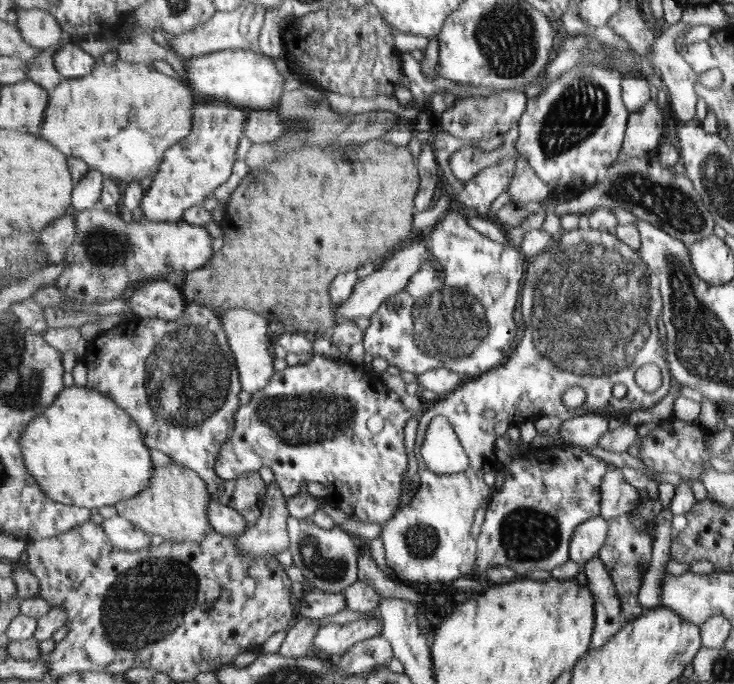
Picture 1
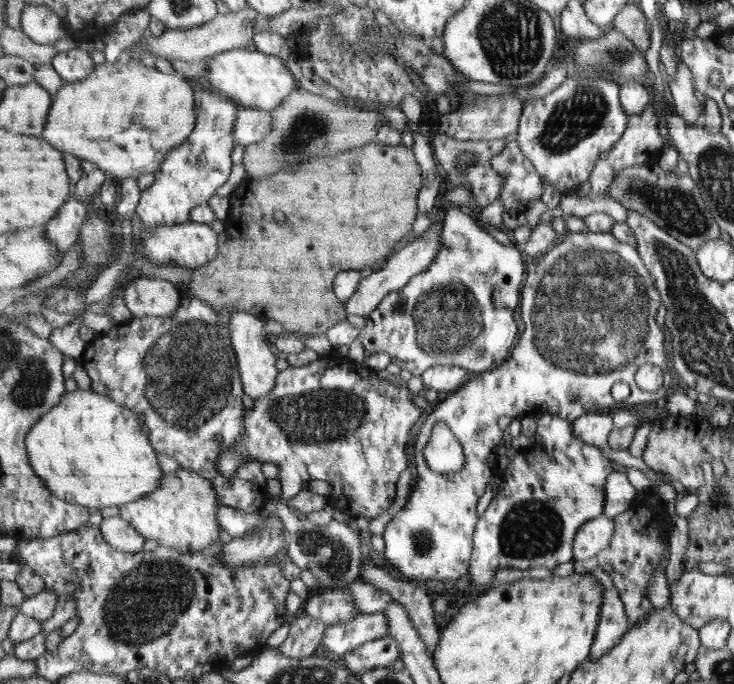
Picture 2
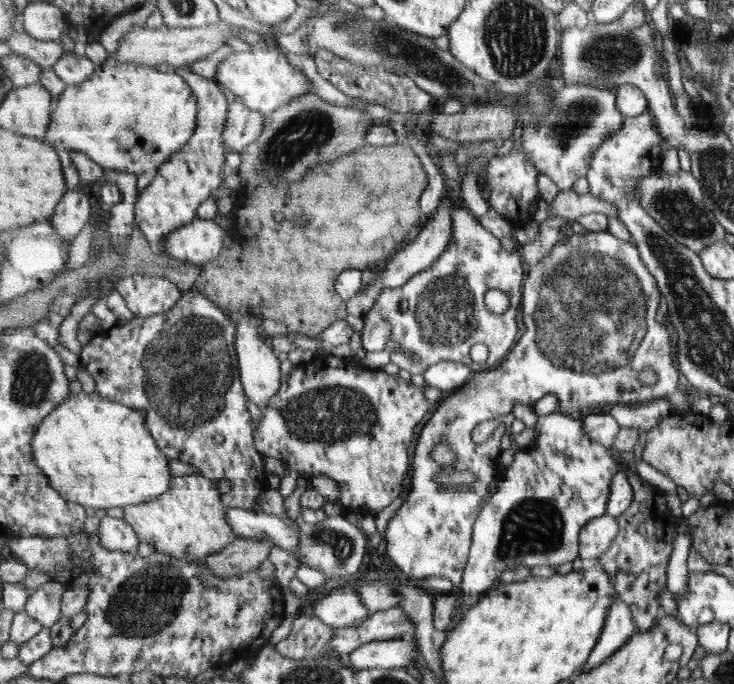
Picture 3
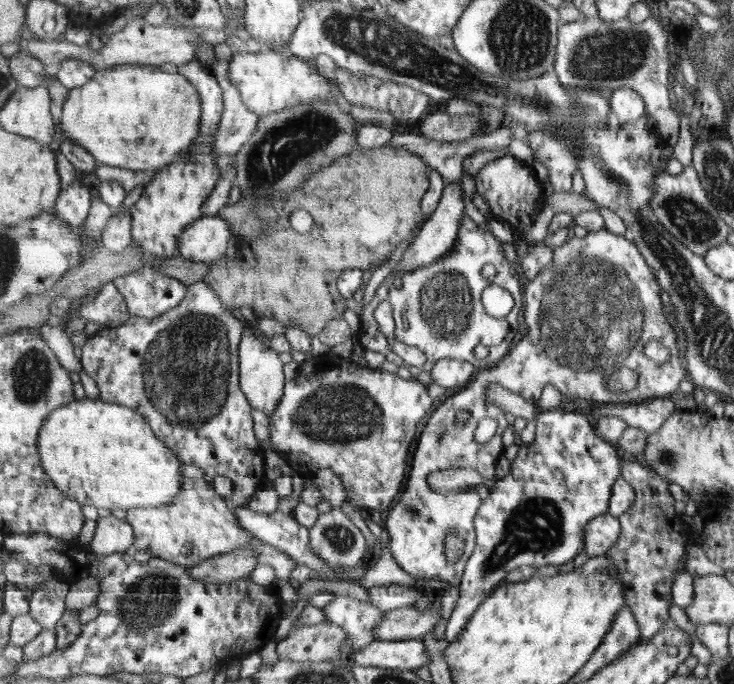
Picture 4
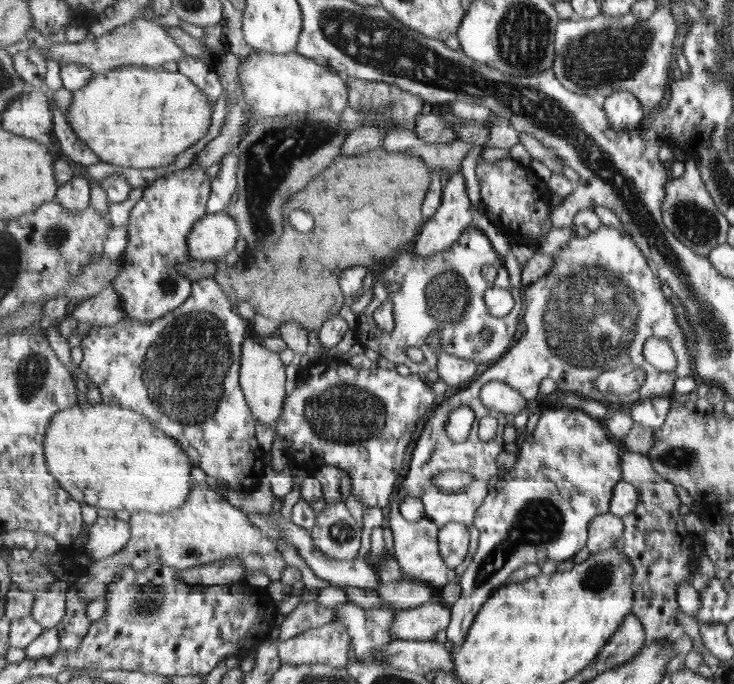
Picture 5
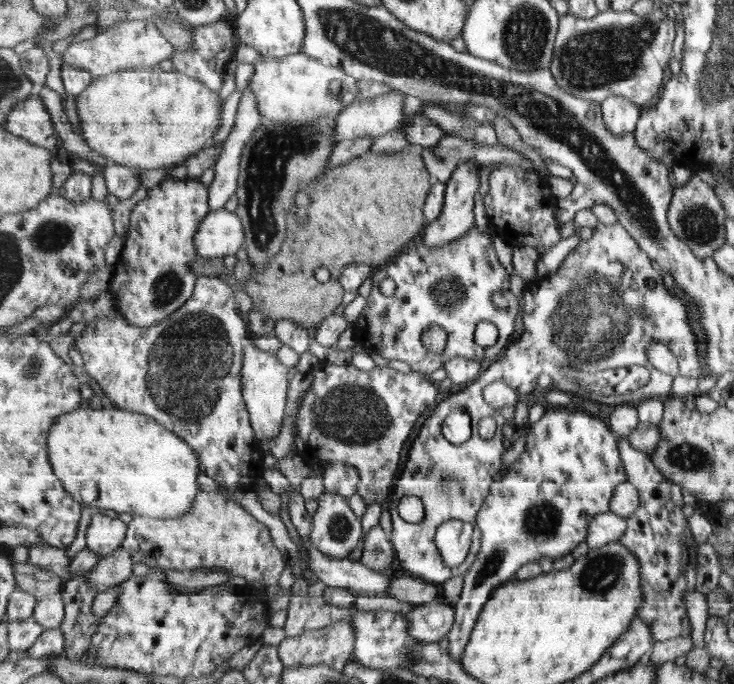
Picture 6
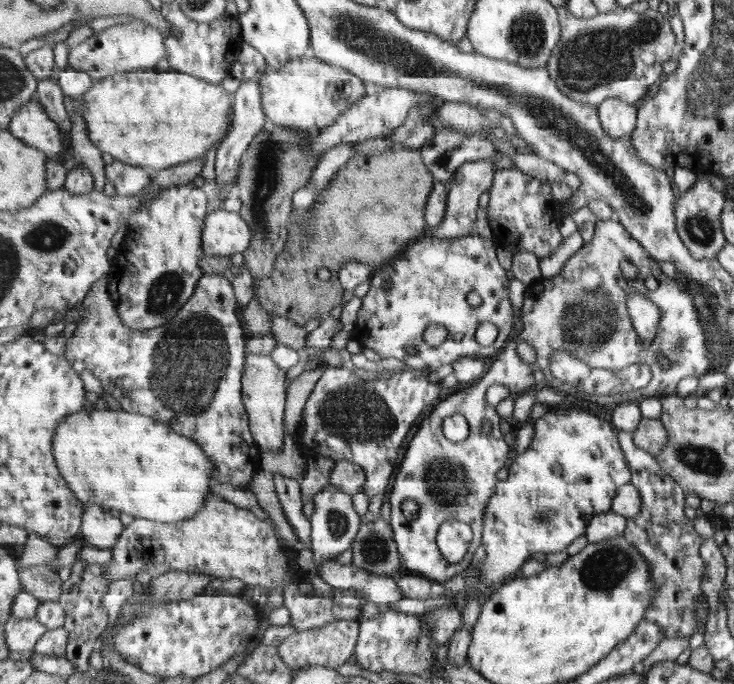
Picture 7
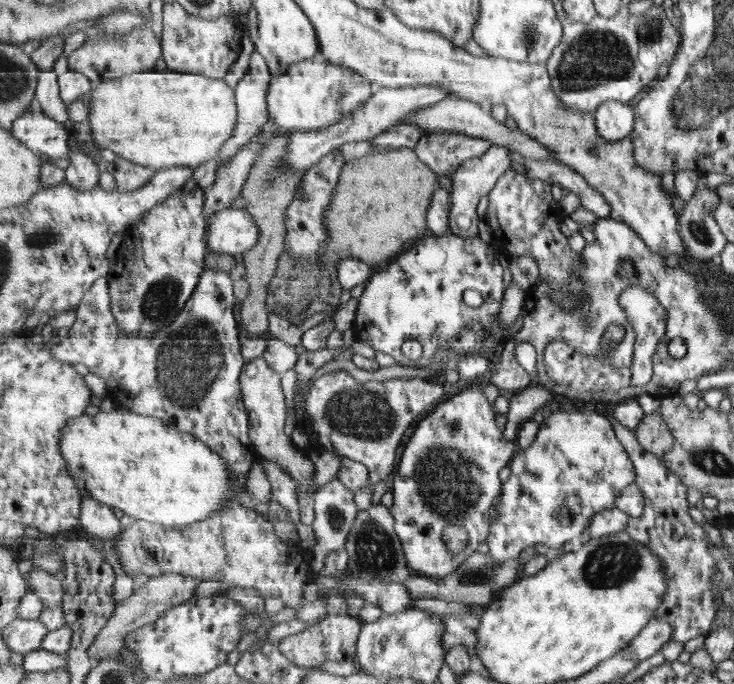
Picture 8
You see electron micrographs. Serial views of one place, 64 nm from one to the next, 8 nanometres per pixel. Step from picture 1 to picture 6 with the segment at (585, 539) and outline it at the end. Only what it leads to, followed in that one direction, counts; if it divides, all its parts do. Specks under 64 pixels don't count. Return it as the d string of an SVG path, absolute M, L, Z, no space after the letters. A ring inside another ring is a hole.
M610 510L595 516L589 525L586 544L590 548L599 548L611 541L620 540L626 535L628 522L625 517Z

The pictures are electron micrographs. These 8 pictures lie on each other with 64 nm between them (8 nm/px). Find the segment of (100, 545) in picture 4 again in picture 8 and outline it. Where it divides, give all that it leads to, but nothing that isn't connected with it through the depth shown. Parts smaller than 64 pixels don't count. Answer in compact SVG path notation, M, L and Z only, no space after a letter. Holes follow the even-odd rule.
M82 496L81 530L101 542L113 546L121 531L121 522L115 516L111 506L91 498Z

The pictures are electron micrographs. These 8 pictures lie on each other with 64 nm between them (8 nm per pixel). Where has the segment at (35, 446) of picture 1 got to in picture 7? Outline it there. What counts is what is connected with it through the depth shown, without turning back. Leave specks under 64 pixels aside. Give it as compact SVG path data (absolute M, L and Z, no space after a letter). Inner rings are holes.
M98 408L94 411L81 410L73 413L67 418L63 419L57 431L55 431L55 460L59 464L59 472L63 474L63 478L67 480L67 484L71 486L71 490L77 494L79 500L84 503L93 502L108 510L116 509L119 512L129 514L134 518L141 517L144 519L164 522L164 523L178 523L179 521L193 519L199 511L203 511L203 507L207 504L207 495L211 495L209 488L209 480L215 479L215 464L211 462L211 456L207 456L207 452L190 437L183 436L179 432L175 432L170 425L161 423L152 416L147 416L141 413L132 413L121 408L116 410L114 408Z

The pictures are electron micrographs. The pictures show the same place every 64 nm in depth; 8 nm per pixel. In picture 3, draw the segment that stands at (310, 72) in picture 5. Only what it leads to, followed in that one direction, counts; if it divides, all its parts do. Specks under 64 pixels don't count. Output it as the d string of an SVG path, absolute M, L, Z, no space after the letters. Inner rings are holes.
M265 47L263 50L249 52L233 51L217 66L215 80L222 88L227 86L227 90L239 96L245 106L266 115L289 104L299 95L311 93L305 75L299 69L293 68L283 54Z

